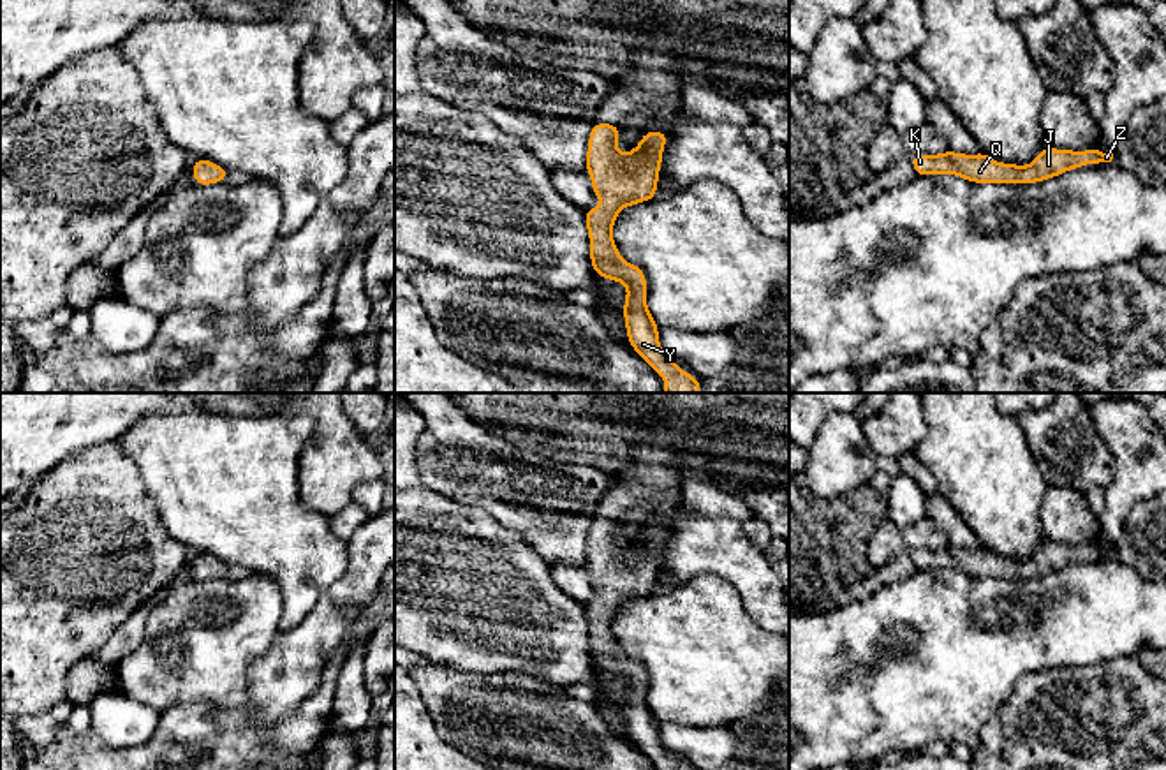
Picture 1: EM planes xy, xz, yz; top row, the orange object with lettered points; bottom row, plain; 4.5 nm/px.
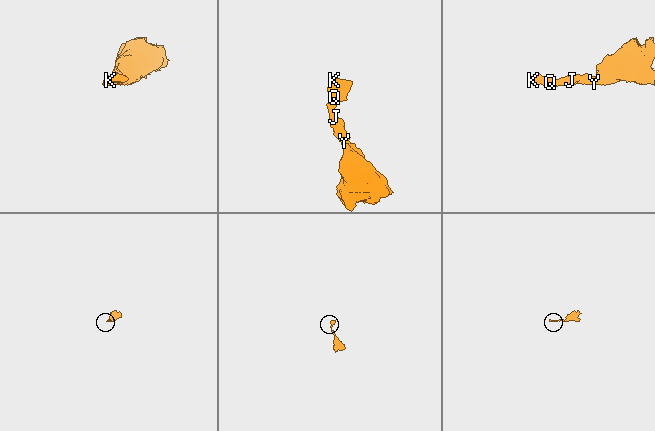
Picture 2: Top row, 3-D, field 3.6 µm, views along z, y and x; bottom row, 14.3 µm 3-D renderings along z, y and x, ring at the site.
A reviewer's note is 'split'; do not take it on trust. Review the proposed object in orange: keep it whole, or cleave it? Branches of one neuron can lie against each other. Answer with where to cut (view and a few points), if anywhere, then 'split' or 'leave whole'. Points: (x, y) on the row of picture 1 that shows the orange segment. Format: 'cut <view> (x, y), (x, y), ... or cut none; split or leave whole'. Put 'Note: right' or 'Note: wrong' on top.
Note: wrong
cut none; leave whole

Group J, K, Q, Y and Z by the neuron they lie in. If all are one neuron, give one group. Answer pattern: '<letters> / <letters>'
J K Q Y Z

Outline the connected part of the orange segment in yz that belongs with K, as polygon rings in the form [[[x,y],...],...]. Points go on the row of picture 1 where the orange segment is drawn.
[[[1096,146],[1085,152],[1043,148],[1030,166],[997,162],[986,153],[965,155],[951,150],[937,155],[911,155],[914,173],[956,174],[972,183],[1039,183],[1052,176],[1060,176],[1069,169],[1080,169],[1085,164],[1111,162],[1113,152],[1104,153]]]

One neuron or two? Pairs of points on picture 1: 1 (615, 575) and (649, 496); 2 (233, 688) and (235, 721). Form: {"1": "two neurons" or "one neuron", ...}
{"1": "one neuron", "2": "two neurons"}

